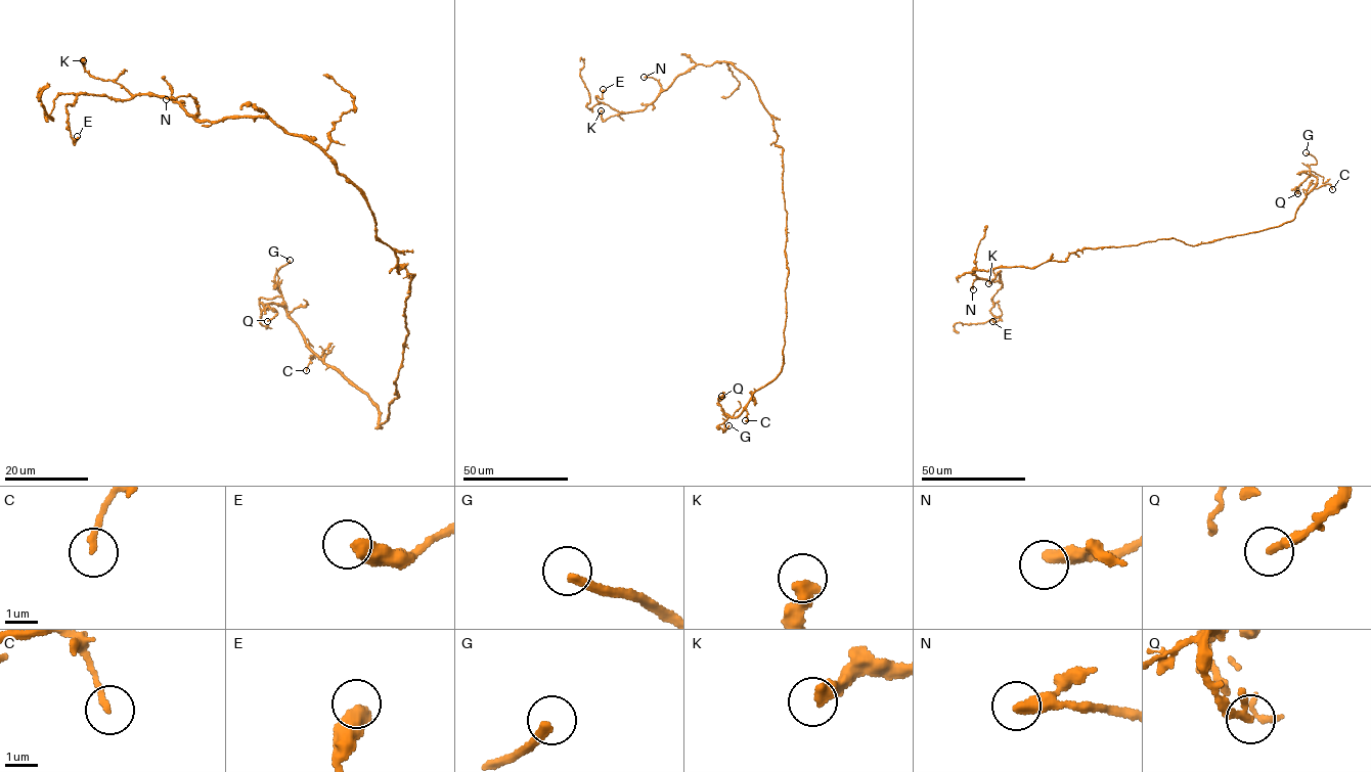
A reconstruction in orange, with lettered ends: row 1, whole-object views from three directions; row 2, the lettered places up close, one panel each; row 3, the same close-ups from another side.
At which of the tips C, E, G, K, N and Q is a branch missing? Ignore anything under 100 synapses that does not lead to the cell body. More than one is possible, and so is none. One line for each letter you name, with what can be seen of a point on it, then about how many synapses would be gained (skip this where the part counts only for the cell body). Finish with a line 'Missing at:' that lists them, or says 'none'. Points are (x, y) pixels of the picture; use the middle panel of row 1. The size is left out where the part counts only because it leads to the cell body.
G: Place: (728, 425)
Missing at: G

